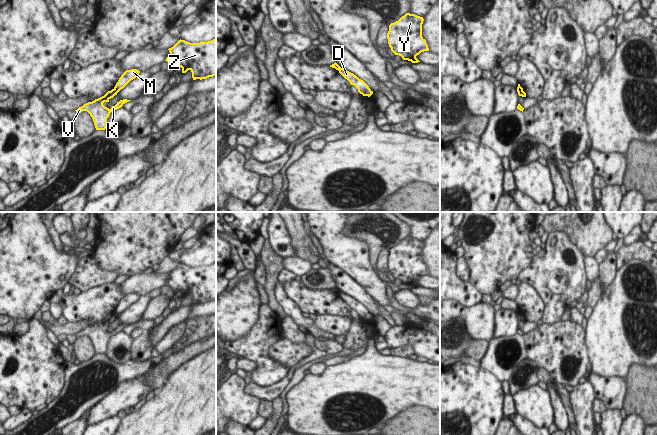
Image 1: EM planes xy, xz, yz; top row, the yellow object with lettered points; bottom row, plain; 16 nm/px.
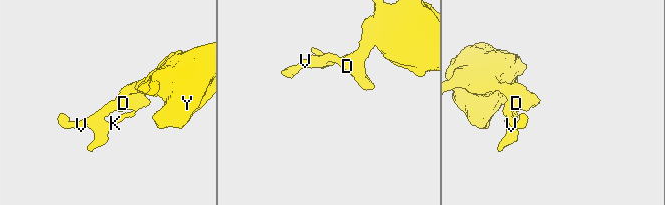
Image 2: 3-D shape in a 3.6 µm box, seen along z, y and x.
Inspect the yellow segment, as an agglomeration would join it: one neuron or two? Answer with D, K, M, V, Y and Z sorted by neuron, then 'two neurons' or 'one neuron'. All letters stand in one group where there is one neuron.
D M Y Z / K V | two neurons

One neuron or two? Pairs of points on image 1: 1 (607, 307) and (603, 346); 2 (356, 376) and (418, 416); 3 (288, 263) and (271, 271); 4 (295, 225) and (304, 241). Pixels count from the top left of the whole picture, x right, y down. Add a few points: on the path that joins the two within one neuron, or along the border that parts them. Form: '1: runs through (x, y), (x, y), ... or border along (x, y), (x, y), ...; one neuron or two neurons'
1: runs through (607, 317), (607, 336); one neuron
2: border along (429, 408), (411, 405), (387, 421); two neurons
3: border along (283, 258), (282, 268); two neurons
4: runs through (295, 229), (300, 237); one neuron

